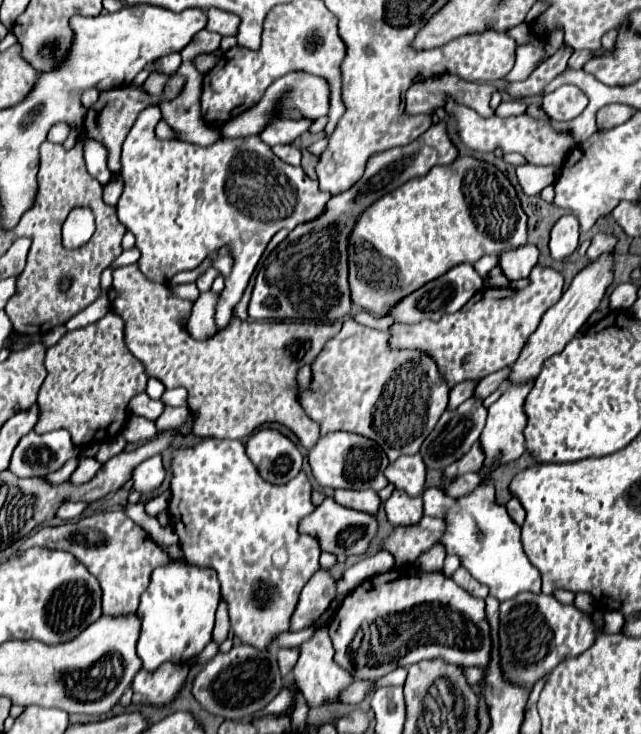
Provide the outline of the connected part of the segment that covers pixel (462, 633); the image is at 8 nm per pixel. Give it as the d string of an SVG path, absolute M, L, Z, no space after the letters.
M412 565L392 569L358 585L328 623L334 661L354 679L378 679L396 667L442 657L462 667L486 669L492 639L484 601L472 597L442 573L424 573Z

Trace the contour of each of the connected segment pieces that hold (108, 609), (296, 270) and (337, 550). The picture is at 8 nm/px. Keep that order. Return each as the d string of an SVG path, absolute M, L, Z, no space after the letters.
M124 511L94 513L76 523L60 523L56 527L42 527L28 537L12 557L20 557L30 547L48 547L72 553L100 583L102 587L102 615L120 617L136 611L140 593L148 587L150 573L170 563L172 559L150 539L150 535L136 525Z
M432 125L420 139L406 147L394 147L368 161L364 177L348 191L328 201L324 217L298 225L268 255L258 271L252 299L248 303L248 319L310 319L336 321L350 313L348 293L348 255L346 245L356 215L368 209L376 199L400 187L412 177L424 177L436 165L450 165L458 157L456 145L450 141L446 125Z
M326 497L322 501L322 505L318 505L298 525L300 533L308 533L310 537L314 537L318 541L320 551L328 551L328 553L334 553L334 555L340 555L340 553L360 555L360 553L364 553L368 543L376 537L376 529L378 529L376 517L368 517L366 513L356 513L352 509L344 509L332 497Z

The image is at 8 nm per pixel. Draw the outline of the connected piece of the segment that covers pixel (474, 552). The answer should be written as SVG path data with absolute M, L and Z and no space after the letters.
M486 465L478 469L482 481L465 497L448 498L438 489L428 489L422 495L424 515L444 519L447 525L444 537L440 537L438 543L444 547L446 555L456 555L460 559L460 565L466 567L478 583L490 587L492 597L496 597L498 601L506 601L524 591L540 593L542 579L538 569L528 561L522 549L520 527L508 517L506 507L496 503L494 499L494 485L490 479L492 471L494 469Z

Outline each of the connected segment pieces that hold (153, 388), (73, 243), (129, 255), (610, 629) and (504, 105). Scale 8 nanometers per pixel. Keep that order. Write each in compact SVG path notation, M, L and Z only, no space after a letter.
M150 377L148 379L148 383L146 383L146 395L150 397L150 399L160 399L160 395L164 393L164 385L158 381L158 379L154 379L154 377Z
M76 207L70 211L62 225L62 245L66 249L76 249L90 241L94 233L94 215L88 207Z
M132 247L130 251L122 251L122 255L118 259L114 259L114 263L110 265L110 269L118 269L118 267L124 267L124 265L132 265L140 259L140 251L136 247Z
M606 611L604 621L604 632L609 634L620 632L625 625L624 616L618 611Z
M502 101L500 107L496 109L498 117L518 117L526 113L526 103L522 101Z

